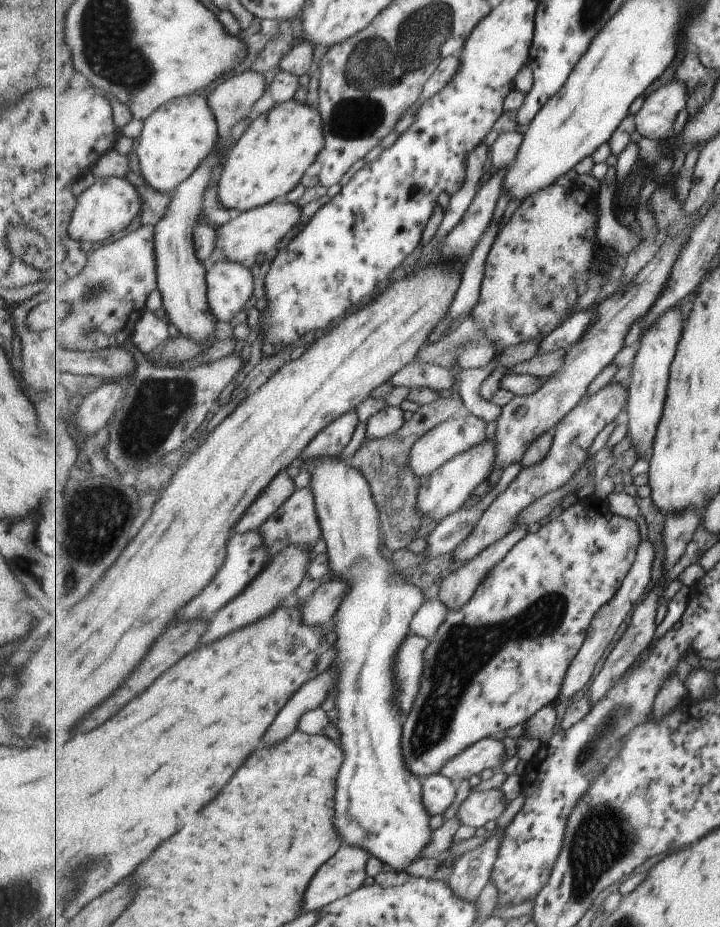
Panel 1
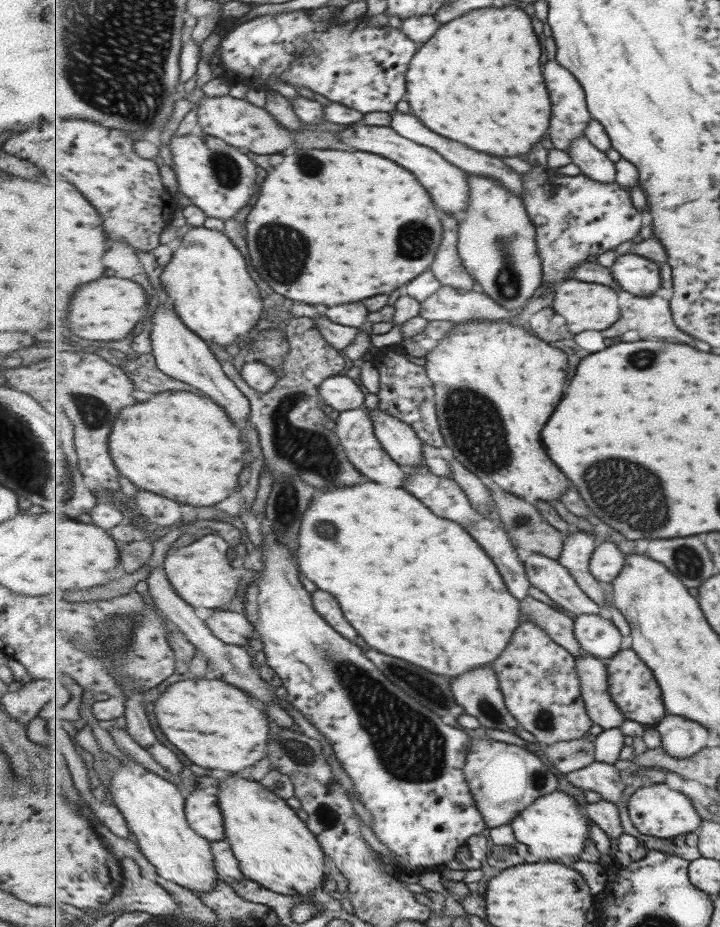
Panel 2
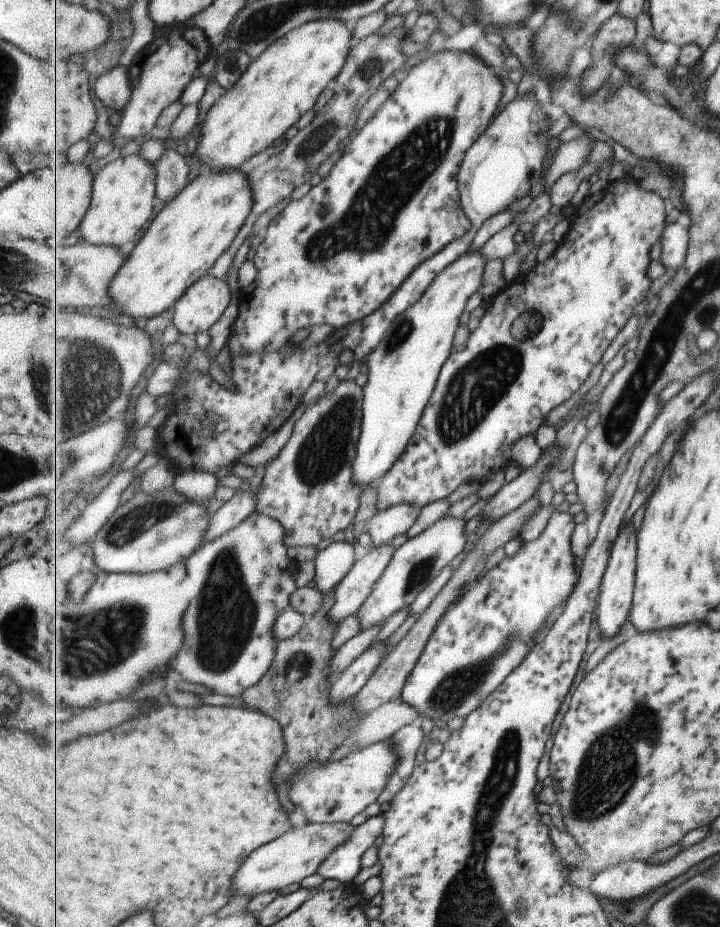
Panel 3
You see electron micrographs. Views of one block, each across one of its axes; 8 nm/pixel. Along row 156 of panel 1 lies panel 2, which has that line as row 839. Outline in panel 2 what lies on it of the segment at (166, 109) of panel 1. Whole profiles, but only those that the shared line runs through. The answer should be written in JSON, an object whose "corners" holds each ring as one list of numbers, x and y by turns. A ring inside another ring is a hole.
{"corners":[[130,760,124,766,119,765,113,773,109,792,111,792,108,796,109,801,123,813,132,833,138,840,138,846,141,848,143,855,156,867,161,878,192,890,195,894,203,891,209,892,213,888,217,888,220,878,217,875,212,841,195,832,192,825,189,824,186,816,187,794,173,781,159,776,156,772,151,772,137,761]]}

